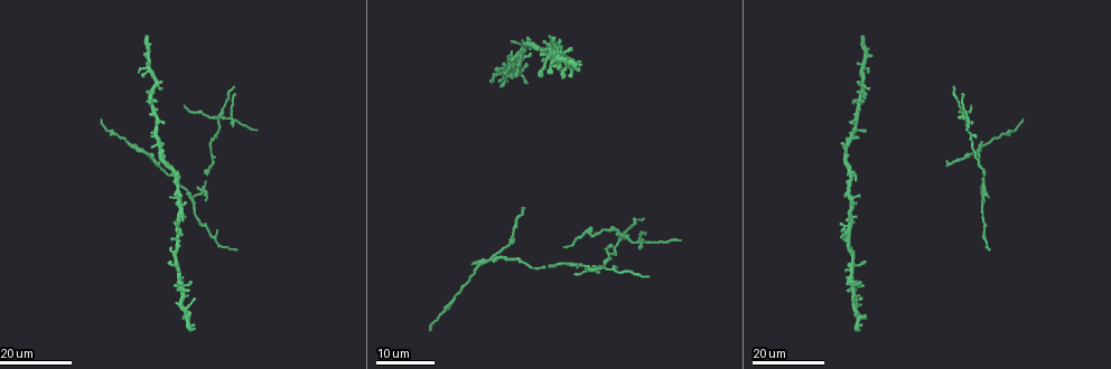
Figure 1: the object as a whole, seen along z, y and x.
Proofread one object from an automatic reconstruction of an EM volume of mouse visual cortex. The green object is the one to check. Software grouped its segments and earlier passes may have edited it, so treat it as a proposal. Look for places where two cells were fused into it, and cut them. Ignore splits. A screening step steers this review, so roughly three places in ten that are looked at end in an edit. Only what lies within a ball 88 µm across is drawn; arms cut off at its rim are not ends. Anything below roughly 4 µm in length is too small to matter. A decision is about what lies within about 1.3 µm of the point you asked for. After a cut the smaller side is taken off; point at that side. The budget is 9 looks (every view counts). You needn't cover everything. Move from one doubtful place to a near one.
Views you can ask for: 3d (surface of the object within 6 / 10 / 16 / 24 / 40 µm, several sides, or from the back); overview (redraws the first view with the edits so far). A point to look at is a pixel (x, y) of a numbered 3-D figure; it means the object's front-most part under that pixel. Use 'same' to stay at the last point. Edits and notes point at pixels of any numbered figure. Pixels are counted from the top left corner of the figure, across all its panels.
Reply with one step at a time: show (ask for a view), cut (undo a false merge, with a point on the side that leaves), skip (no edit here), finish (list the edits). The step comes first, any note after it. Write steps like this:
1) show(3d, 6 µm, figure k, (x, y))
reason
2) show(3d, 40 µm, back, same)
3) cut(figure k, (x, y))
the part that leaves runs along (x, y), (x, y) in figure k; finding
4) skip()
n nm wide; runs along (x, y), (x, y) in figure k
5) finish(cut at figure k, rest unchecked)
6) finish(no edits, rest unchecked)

show(3d, 24 µm, figure 1, (983, 191))
four or more arms meet

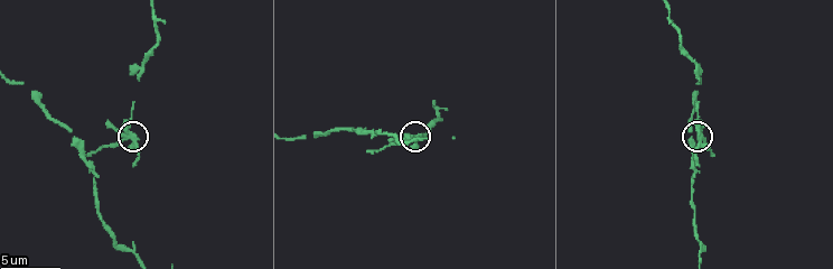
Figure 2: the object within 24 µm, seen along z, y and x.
show(3d, 10 µm, figure 2, (700, 135))
zoom in

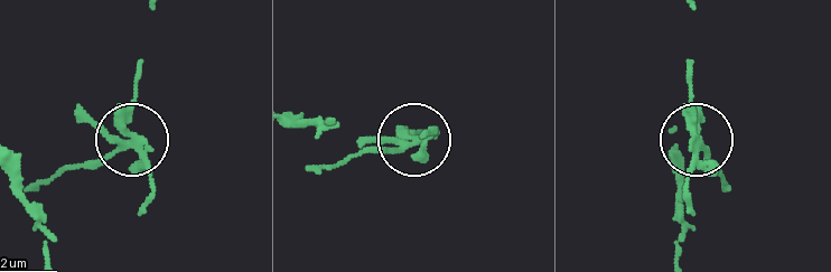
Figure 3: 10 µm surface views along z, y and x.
cut(figure 3, (95, 121))
250 nm wide; the part that leaves runs along (128, 141), (24, 189) in figure 3; a second cell is stuck on

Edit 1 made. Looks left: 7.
show(overview)

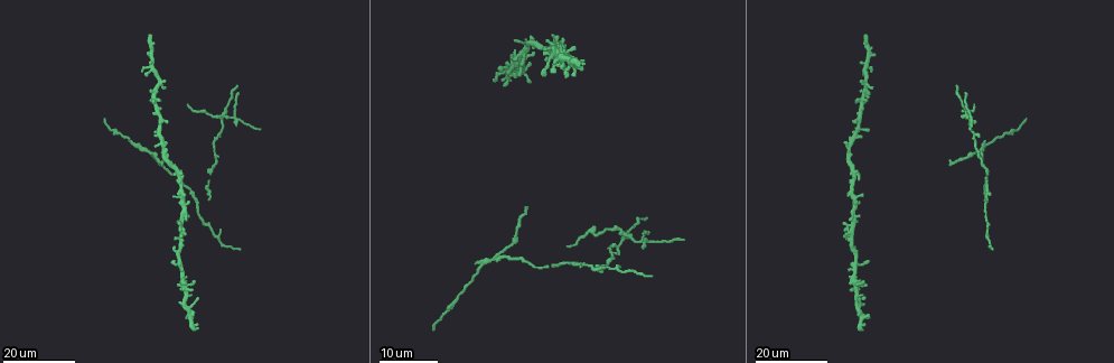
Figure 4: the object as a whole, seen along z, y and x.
show(3d, 16 µm, figure 4, (223, 117))
four-way junction

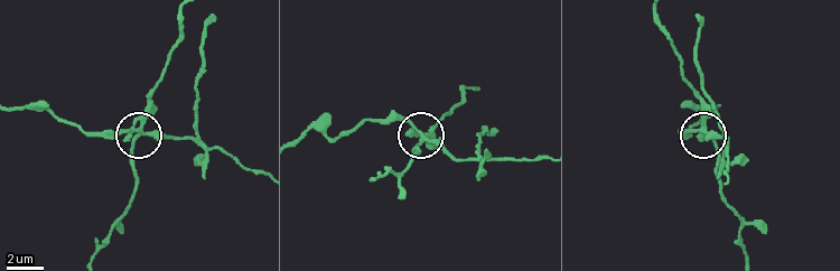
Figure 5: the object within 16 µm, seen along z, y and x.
show(3d, 10 µm, figure 5, (422, 140))
closer look

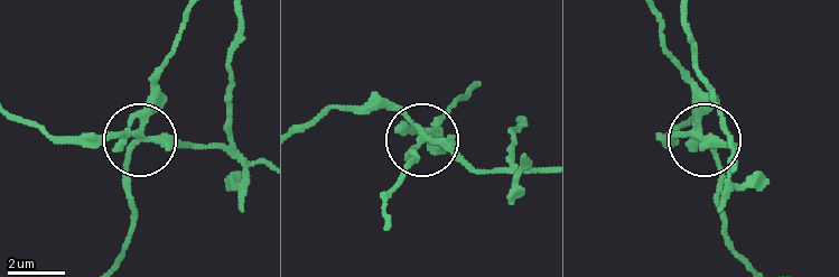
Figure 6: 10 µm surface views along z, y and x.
cut(figure 6, (173, 140))
the part that leaves runs along (132, 138), (56, 138), (19, 121) in figure 6; a second cell is stuck on

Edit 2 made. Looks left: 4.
show(overview)

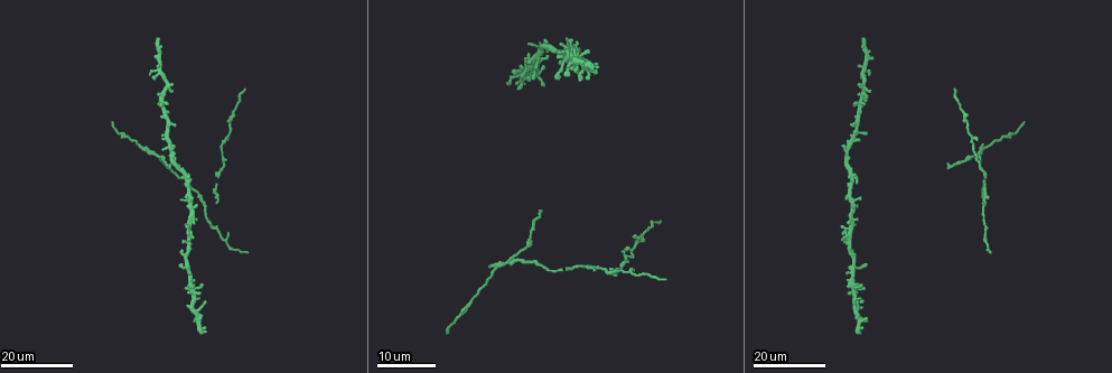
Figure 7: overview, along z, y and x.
show(3d, 24 µm, figure 7, (227, 134))
sudden change in width

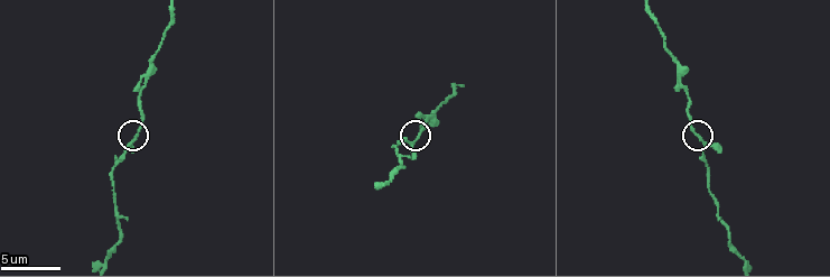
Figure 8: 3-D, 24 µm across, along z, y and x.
show(3d, 10 µm, figure 8, (419, 139))

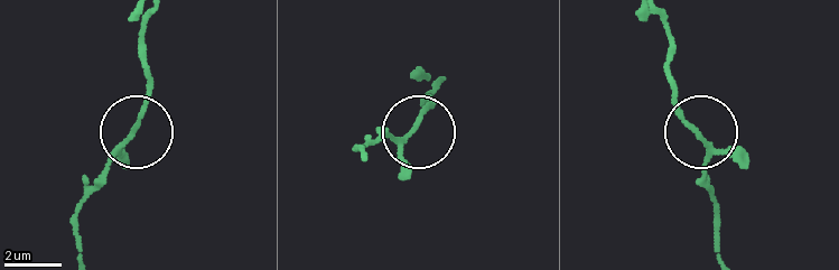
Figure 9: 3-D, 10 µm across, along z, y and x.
skip()
3 arms; continuous, no second cell

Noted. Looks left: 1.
finish(cut at figure 3, cut at figure 6, rest unchecked)

